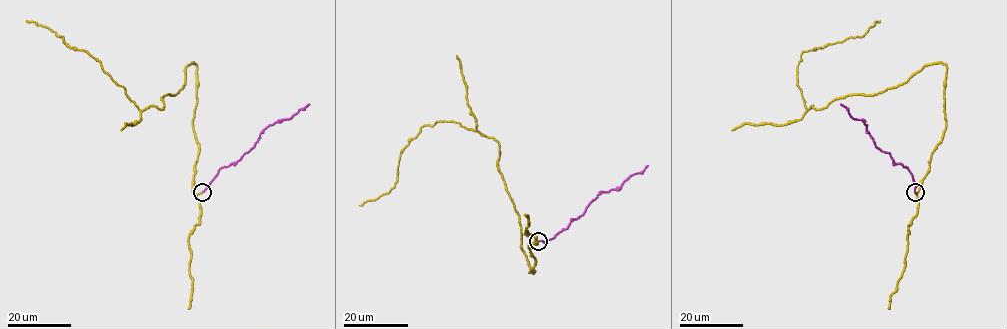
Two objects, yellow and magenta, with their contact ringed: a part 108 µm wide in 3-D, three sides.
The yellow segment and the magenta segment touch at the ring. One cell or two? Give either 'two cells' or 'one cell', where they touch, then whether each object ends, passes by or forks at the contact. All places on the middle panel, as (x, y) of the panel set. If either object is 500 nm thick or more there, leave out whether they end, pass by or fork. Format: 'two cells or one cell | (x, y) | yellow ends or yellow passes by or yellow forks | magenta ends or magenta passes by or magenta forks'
one cell | (538, 241) | yellow ends | magenta ends

